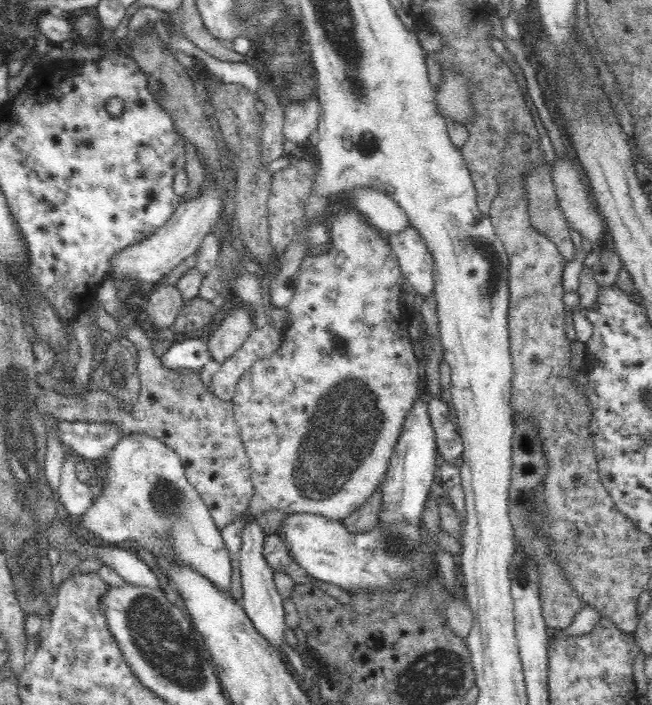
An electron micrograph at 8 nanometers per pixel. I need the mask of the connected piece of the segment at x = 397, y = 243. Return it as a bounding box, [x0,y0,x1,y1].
[386,224,435,297]

